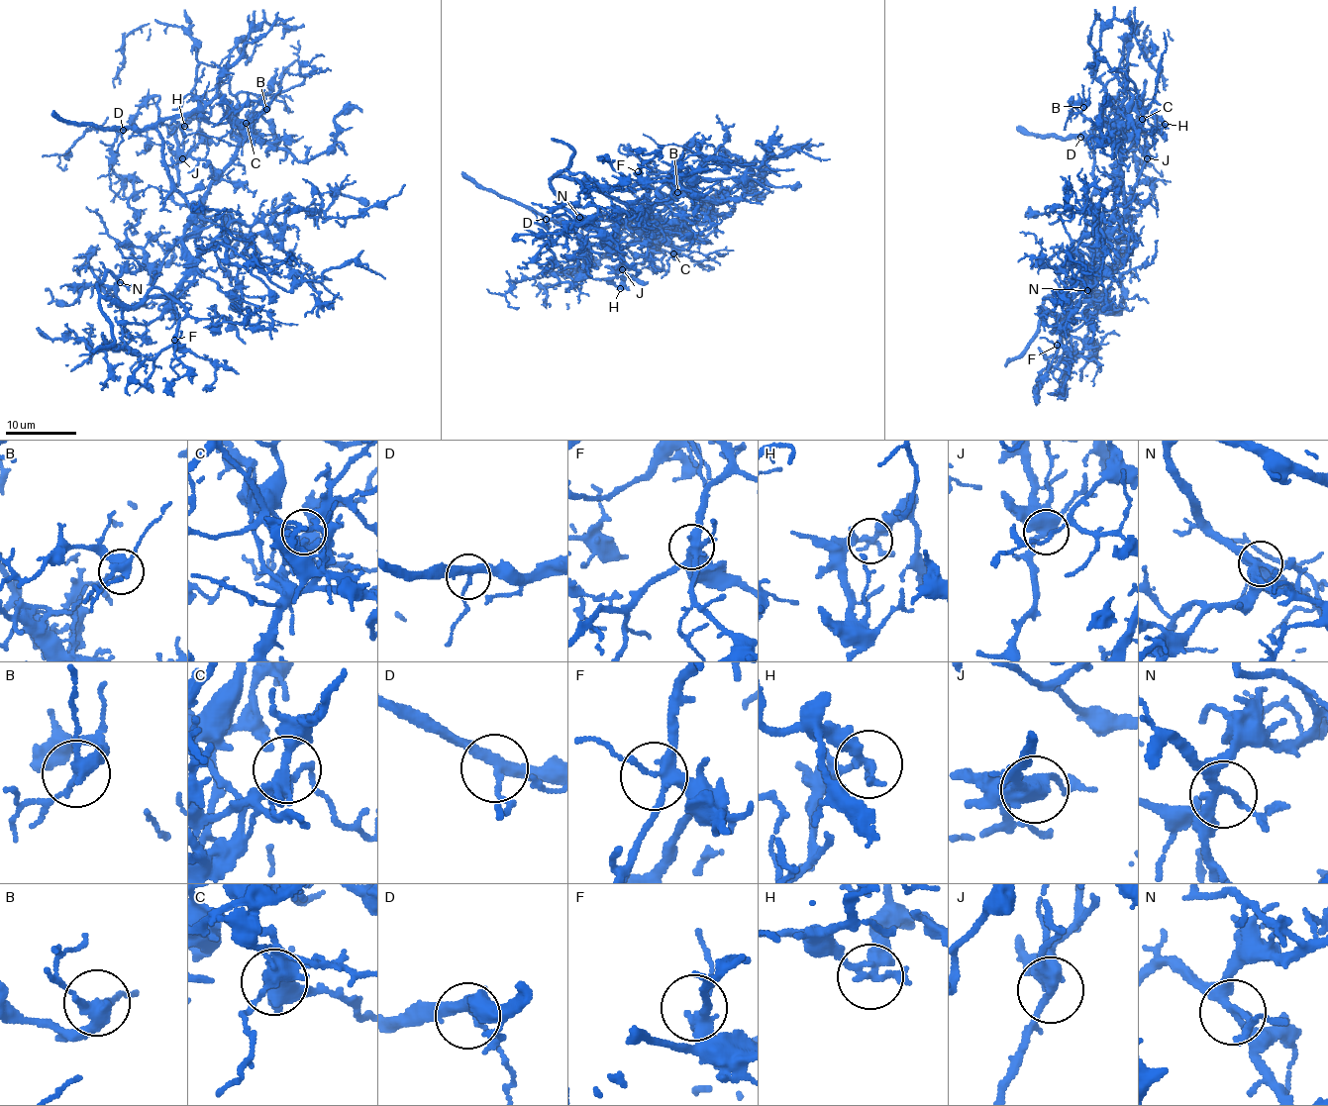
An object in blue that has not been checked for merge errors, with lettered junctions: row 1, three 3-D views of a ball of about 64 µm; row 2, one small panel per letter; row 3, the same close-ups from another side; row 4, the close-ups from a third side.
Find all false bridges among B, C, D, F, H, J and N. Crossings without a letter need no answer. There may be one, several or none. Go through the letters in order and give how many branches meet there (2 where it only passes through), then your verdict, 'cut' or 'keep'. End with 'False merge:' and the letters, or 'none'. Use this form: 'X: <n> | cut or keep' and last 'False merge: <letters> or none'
B: 3 | keep
C: 4 | keep
D: 3 | keep
F: 4 | keep
H: 2 | cut
J: 3 | keep
N: 4 | keep
False merge: H

